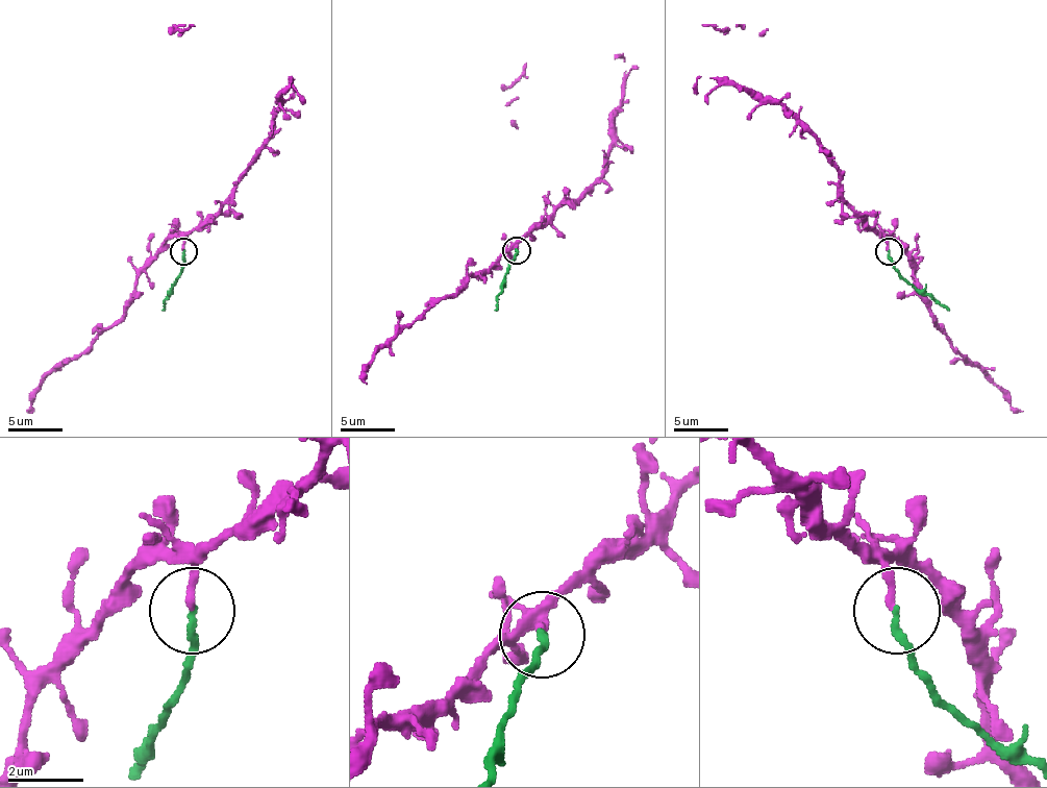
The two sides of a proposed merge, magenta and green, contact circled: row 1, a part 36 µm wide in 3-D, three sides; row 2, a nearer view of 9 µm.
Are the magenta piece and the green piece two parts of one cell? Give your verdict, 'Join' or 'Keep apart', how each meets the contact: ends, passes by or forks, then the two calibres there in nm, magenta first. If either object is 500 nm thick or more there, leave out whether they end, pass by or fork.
Keep apart. At the ring magenta ends. At the ring green ends. Thickness 200 nm (magenta) against 160 nm

